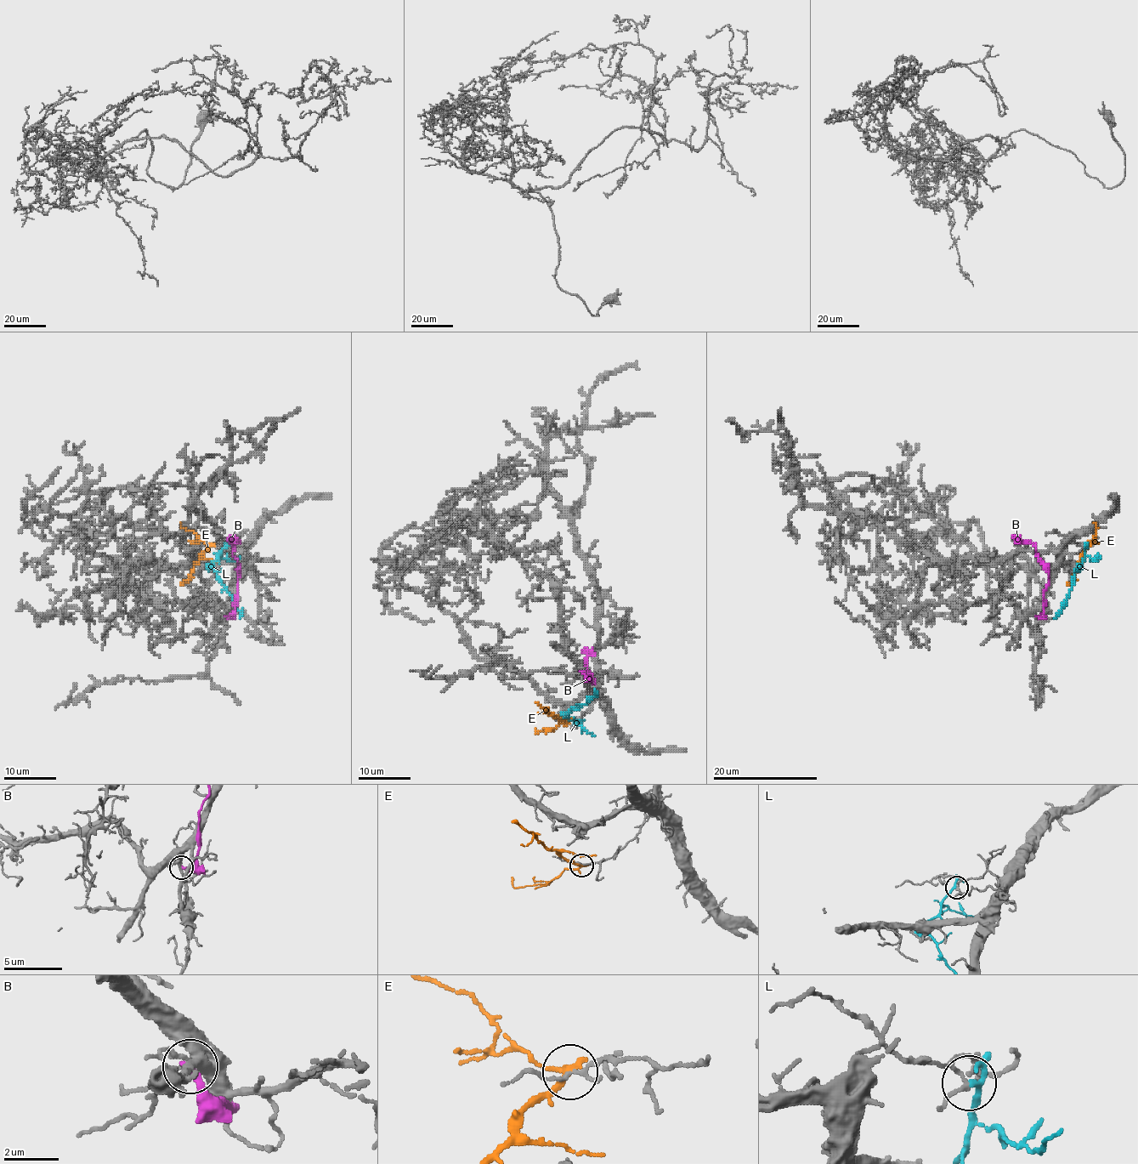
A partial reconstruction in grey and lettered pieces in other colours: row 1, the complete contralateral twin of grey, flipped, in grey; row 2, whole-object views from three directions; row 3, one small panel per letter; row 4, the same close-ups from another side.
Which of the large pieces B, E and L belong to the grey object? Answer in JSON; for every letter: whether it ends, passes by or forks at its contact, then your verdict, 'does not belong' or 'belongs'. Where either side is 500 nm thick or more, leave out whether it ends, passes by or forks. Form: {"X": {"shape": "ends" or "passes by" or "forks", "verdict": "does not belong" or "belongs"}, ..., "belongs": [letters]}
{"B": {"shape": "ends", "verdict": "does not belong"}, "E": {"shape": "passes by", "verdict": "does not belong"}, "L": {"shape": "passes by", "verdict": "does not belong"}, "belongs": []}

